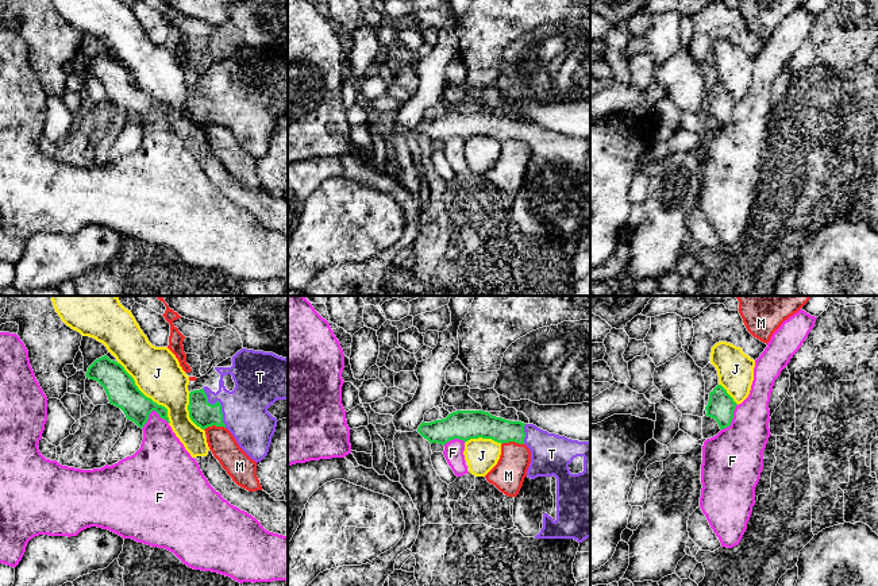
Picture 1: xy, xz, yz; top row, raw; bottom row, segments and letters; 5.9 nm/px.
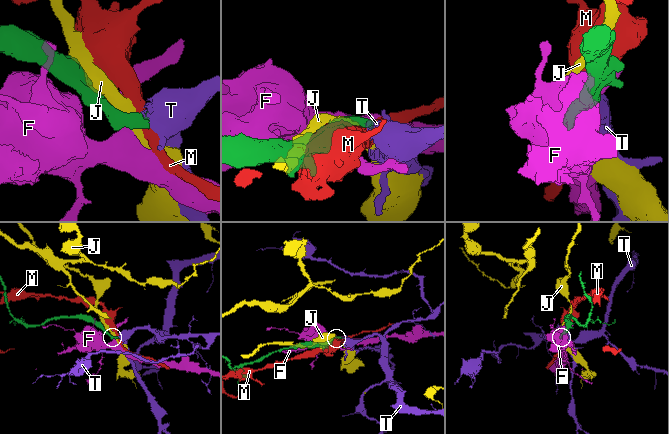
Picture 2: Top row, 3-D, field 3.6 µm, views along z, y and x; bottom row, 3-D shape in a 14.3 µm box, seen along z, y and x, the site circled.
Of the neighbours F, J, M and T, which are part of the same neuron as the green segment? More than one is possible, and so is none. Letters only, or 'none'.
T

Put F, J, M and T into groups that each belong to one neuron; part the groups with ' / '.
F / J / M / T

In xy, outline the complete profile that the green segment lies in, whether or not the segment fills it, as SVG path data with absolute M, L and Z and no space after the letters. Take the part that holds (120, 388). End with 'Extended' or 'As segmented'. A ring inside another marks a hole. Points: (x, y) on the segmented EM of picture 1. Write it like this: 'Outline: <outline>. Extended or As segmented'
Outline: M107 355L96 359L86 371L86 378L97 381L105 390L109 404L120 408L127 420L143 428L149 415L155 410L161 419L169 421L167 409L146 397L135 385L124 367Z. As segmented

